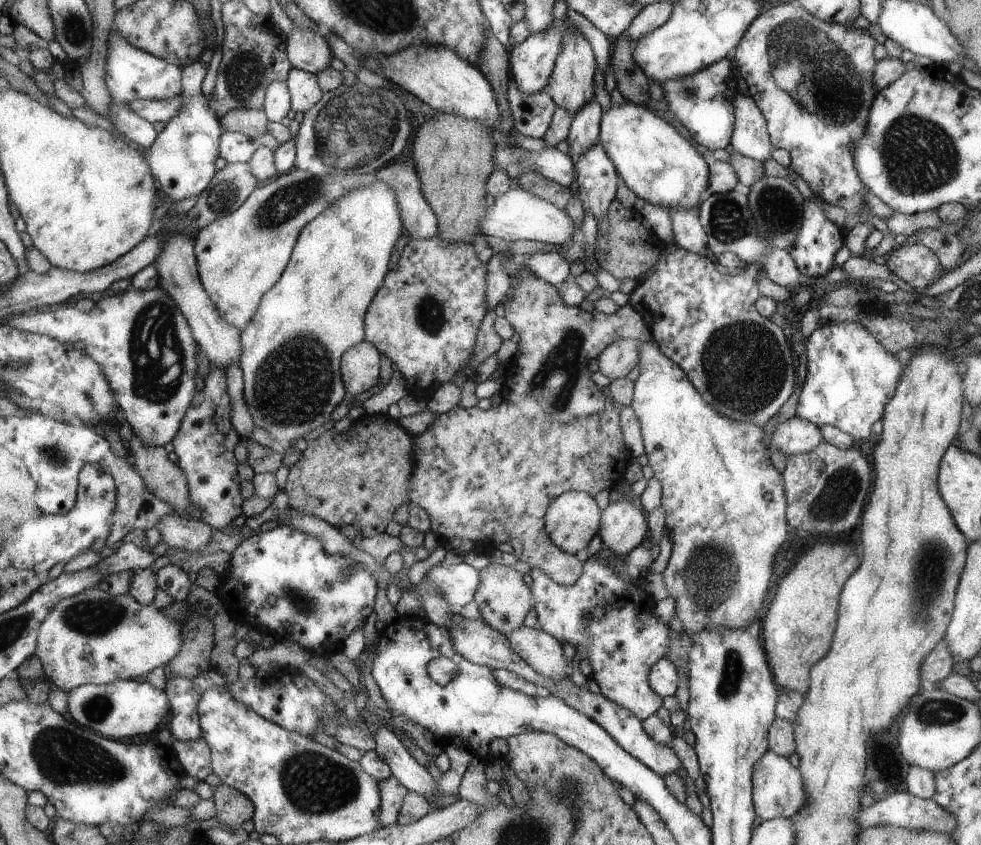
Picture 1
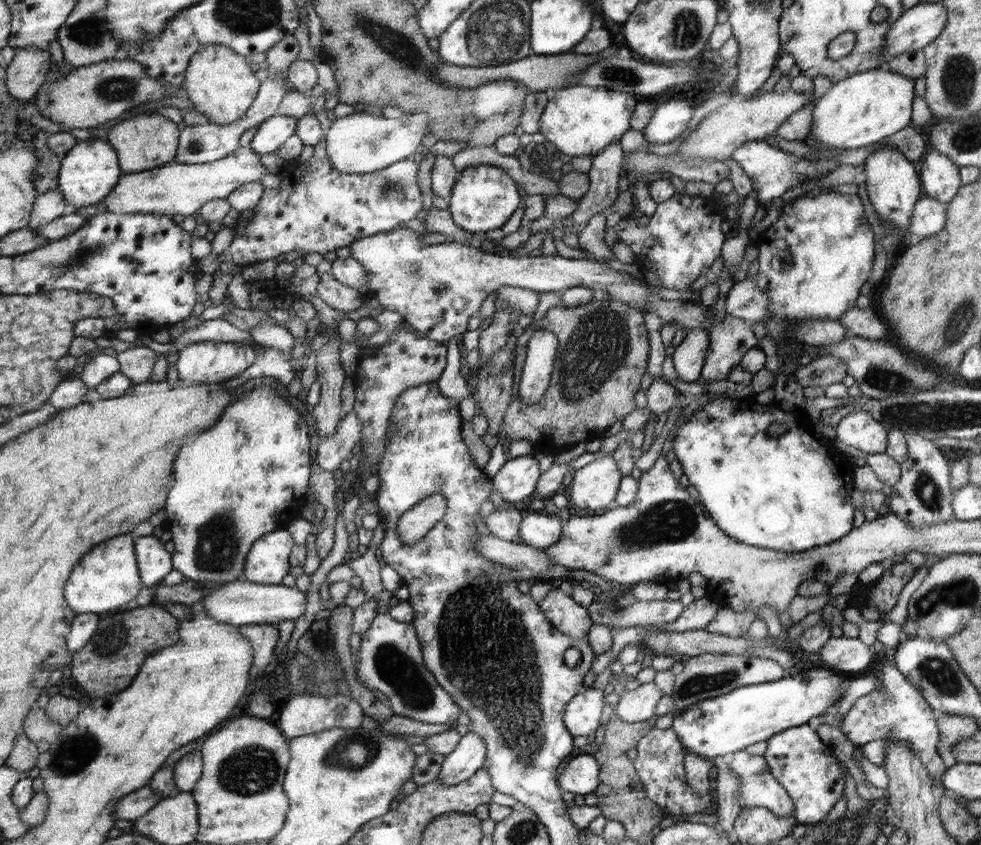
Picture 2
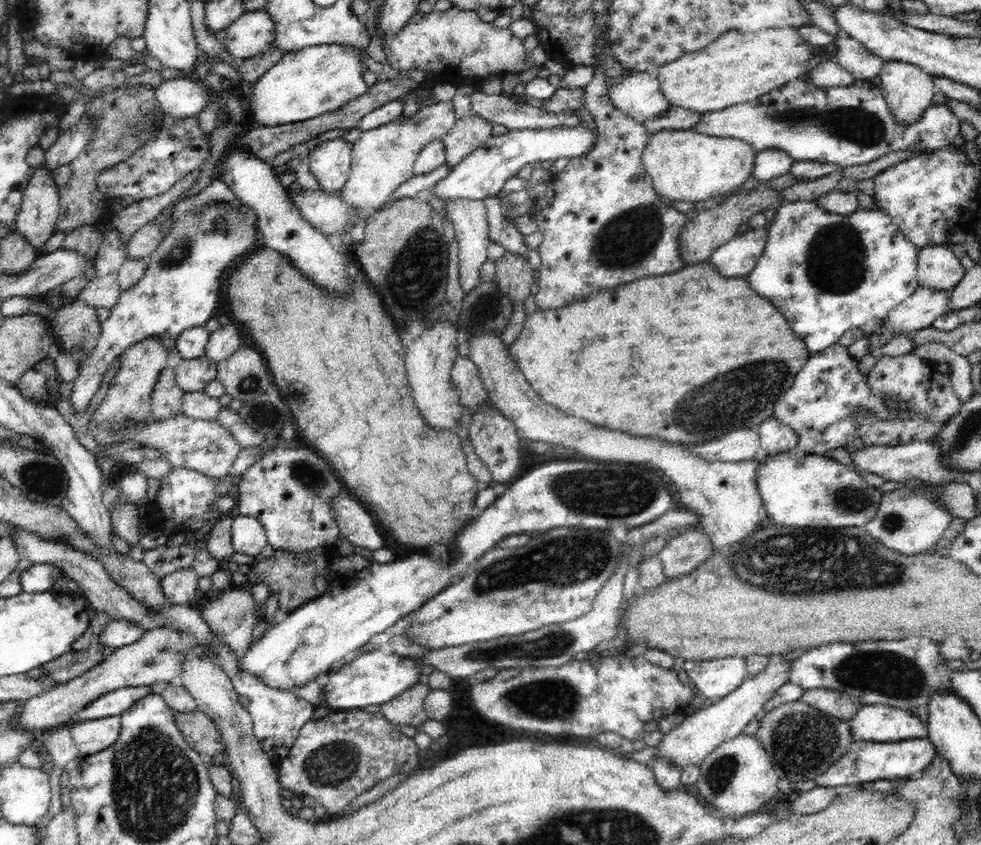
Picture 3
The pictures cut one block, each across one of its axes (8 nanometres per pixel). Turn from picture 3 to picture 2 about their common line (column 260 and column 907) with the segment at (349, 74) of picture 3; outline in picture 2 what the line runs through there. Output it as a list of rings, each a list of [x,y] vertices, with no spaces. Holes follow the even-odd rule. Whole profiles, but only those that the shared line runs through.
[[[882,67],[856,73],[844,80],[834,82],[825,95],[812,102],[813,113],[808,135],[817,143],[822,143],[826,148],[836,147],[837,150],[862,148],[877,143],[911,125],[912,103],[921,85],[922,81]]]

